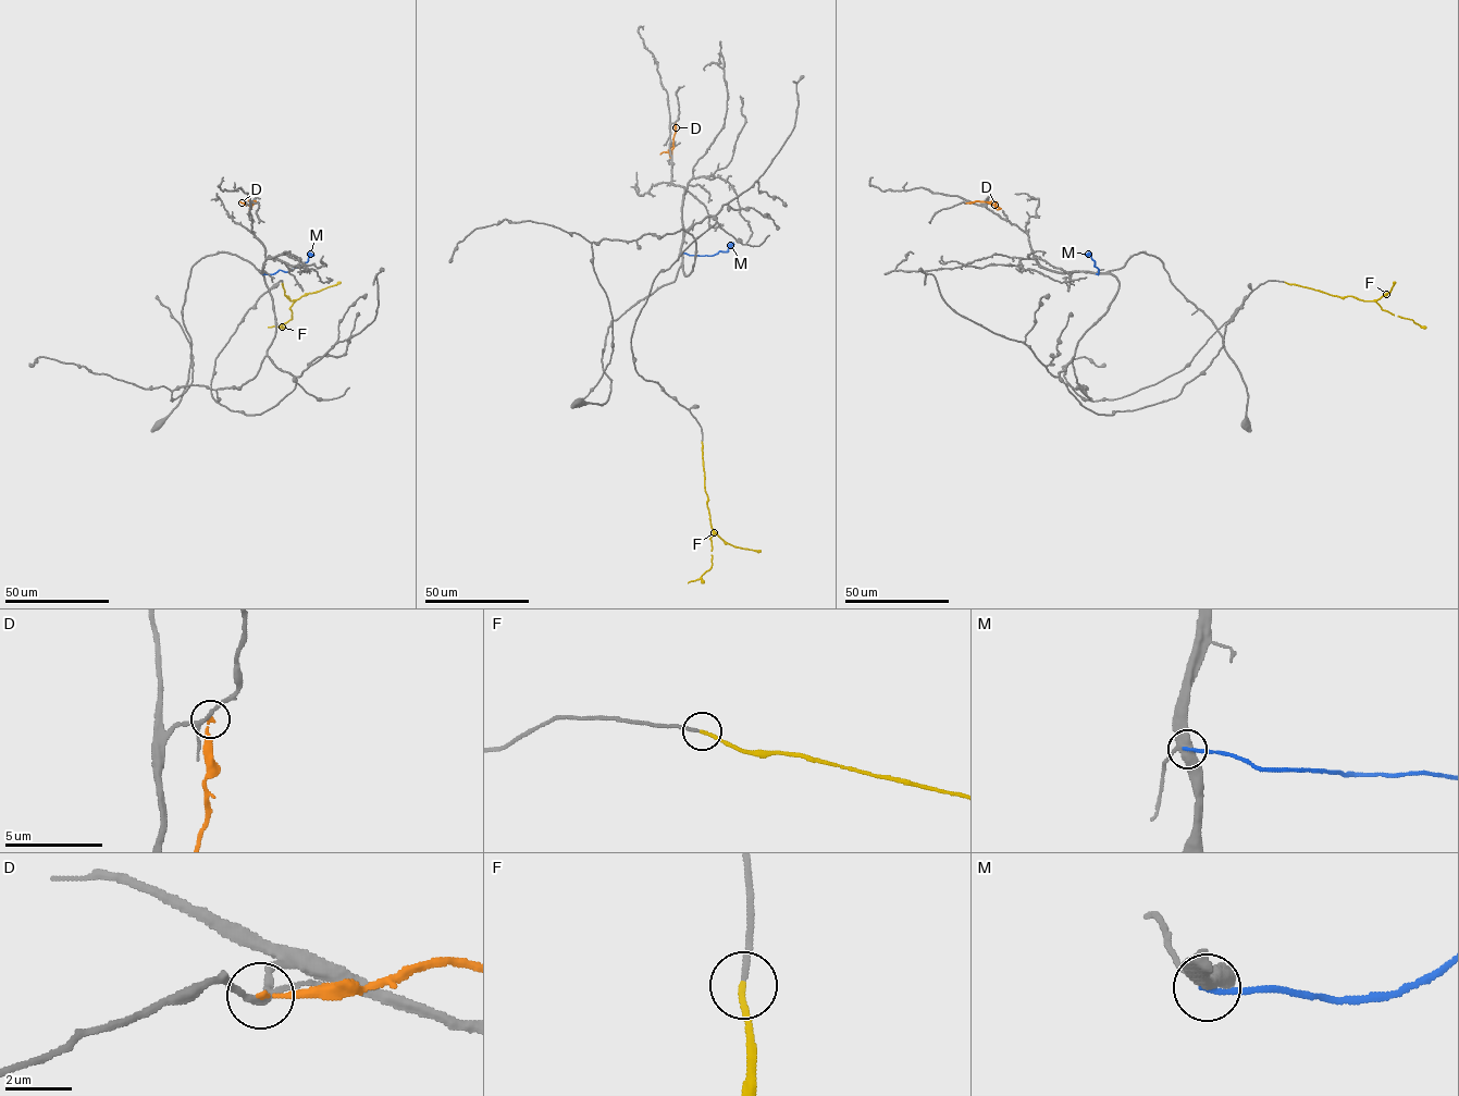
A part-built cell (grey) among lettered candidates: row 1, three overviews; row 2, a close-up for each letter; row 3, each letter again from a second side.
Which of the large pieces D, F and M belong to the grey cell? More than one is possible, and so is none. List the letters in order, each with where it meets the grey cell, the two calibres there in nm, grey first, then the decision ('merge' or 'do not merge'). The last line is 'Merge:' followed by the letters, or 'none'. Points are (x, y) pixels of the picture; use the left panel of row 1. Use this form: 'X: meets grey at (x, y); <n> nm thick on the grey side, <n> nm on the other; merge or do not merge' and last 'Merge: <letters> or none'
D: meets grey at (255, 202); 170 nm thick on the grey side, 150 nm on the other; do not merge
F: meets grey at (282, 282); 150 nm thick on the grey side, 170 nm on the other; merge
M: meets grey at (261, 273); 400 nm thick on the grey side, 170 nm on the other; do not merge
Merge: F

